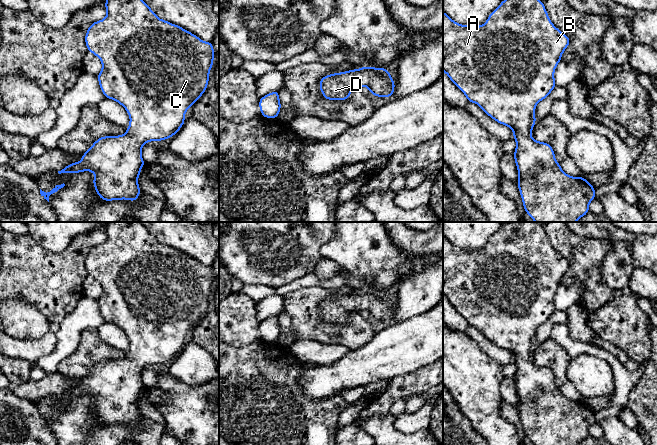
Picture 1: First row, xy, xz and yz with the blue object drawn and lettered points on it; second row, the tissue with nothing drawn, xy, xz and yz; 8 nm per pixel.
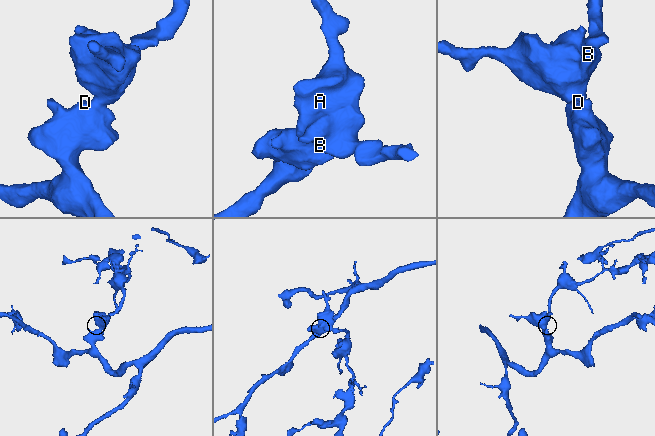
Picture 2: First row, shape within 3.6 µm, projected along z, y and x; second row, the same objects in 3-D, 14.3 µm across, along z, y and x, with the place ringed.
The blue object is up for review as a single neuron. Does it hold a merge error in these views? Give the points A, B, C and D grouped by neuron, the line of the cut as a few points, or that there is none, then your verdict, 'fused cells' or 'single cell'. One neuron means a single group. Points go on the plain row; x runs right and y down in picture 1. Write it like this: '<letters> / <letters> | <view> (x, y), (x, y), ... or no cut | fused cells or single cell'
A B C D | no cut | single cell

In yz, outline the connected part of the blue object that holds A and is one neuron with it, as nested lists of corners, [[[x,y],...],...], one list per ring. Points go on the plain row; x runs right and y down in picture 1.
[[[508,222],[502,224],[497,233],[489,238],[488,244],[481,250],[461,249],[453,245],[443,235],[443,295],[449,303],[460,313],[469,326],[475,327],[492,343],[502,349],[506,349],[513,354],[513,362],[516,364],[516,373],[513,378],[518,394],[518,412],[523,425],[523,431],[526,437],[534,445],[577,445],[589,436],[589,427],[596,422],[595,412],[584,401],[572,401],[567,399],[560,388],[555,384],[555,377],[551,369],[545,366],[536,365],[530,360],[536,347],[535,332],[539,325],[544,324],[556,311],[554,295],[561,285],[561,280],[570,268],[569,261],[556,252],[545,233],[543,226],[537,222]]]

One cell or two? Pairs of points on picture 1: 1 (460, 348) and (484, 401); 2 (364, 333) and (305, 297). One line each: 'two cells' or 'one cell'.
1: one cell
2: one cell

